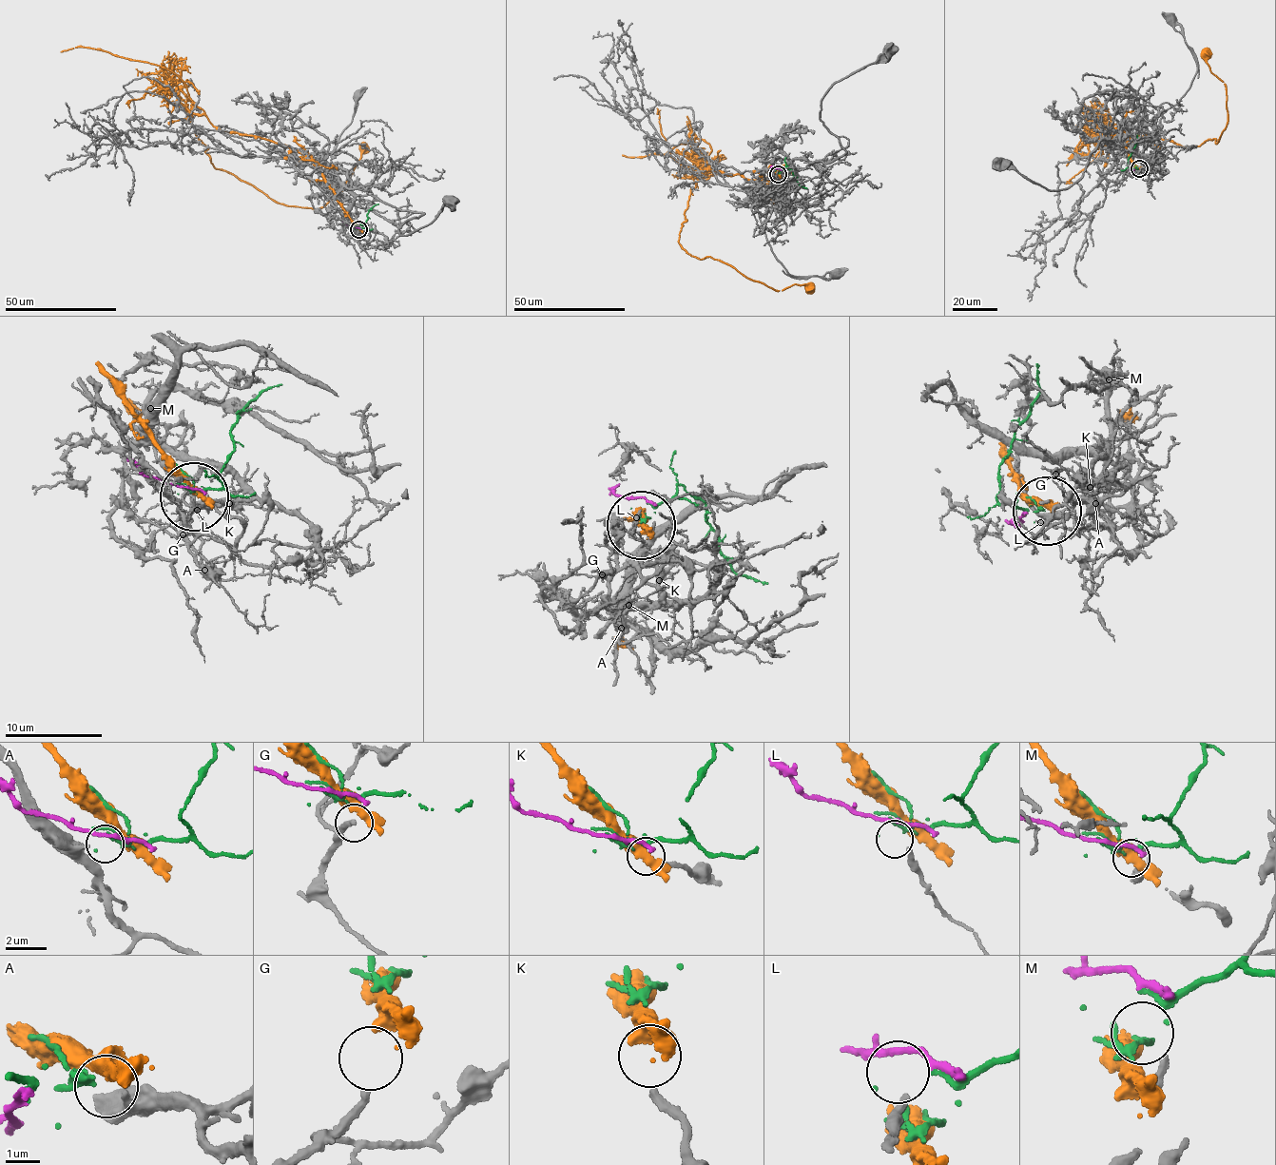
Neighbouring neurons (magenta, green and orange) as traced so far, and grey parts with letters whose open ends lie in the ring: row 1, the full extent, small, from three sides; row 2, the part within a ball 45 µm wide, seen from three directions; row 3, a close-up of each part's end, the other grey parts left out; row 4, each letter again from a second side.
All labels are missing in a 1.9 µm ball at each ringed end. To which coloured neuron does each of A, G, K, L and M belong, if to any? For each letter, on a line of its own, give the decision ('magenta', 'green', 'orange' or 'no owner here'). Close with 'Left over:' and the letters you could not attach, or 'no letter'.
A: green
G: no owner here
K: orange
L: no owner here
M: no owner here
Left over: G, L, M

